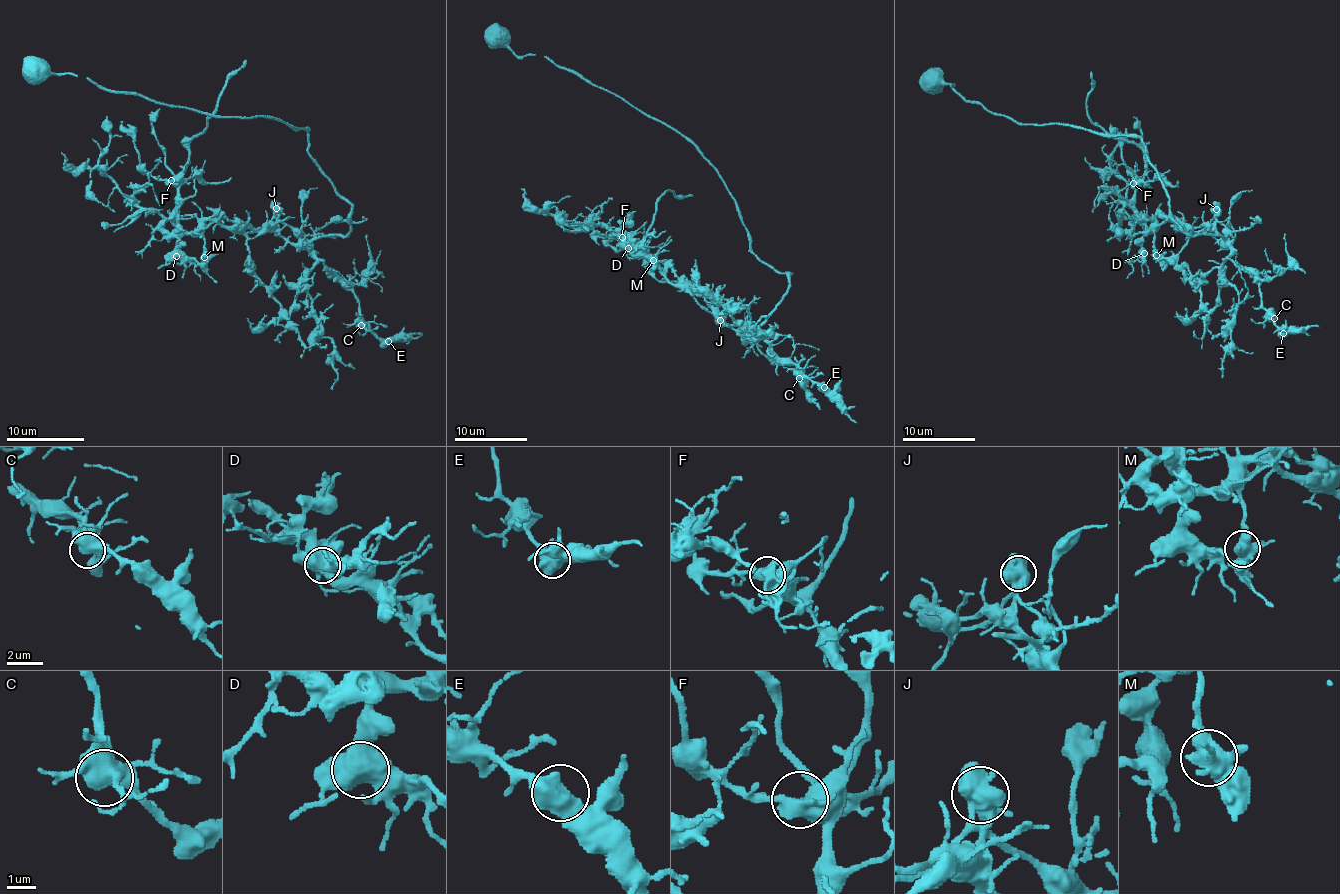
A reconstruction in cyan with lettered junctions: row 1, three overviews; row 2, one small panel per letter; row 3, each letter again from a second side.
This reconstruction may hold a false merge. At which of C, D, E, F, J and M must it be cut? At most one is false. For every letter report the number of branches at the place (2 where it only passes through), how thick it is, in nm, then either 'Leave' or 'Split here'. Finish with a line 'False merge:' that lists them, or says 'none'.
C: Branches: 3. Thickness 550 nm. Leave
D: Branches: 3. Thickness 650 nm. Leave
E: Branches: 3. Thickness 550 nm. Leave
F: Branches: 3. Thickness 480 nm. Leave
J: Branches: 3. Thickness 650 nm. Split here
M: Branches: 3. Thickness 550 nm. Leave
False merge: J

